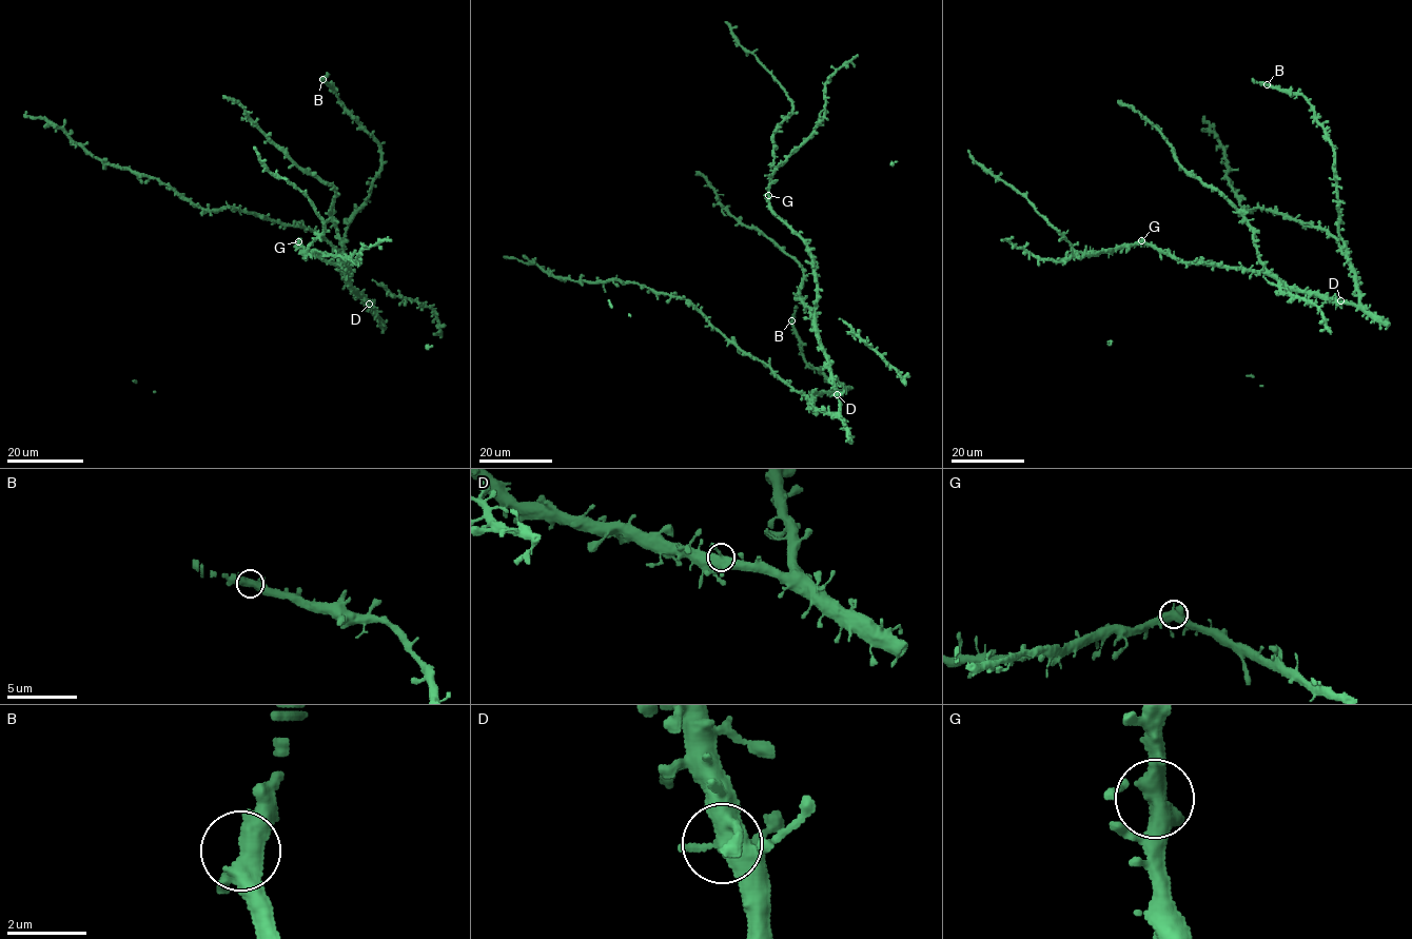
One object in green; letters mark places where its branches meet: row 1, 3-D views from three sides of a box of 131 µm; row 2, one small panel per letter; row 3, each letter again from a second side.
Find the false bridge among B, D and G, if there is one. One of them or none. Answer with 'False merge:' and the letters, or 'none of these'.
False merge: none of these

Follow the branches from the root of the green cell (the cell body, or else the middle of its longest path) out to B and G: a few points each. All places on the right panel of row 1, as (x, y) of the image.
B: (1340, 304), (1358, 305), (1359, 292), (1339, 234), (1334, 148), (1314, 109), (1301, 95), (1267, 84)
G: (1340, 304), (1283, 285), (1262, 272), (1180, 262), (1141, 241)

